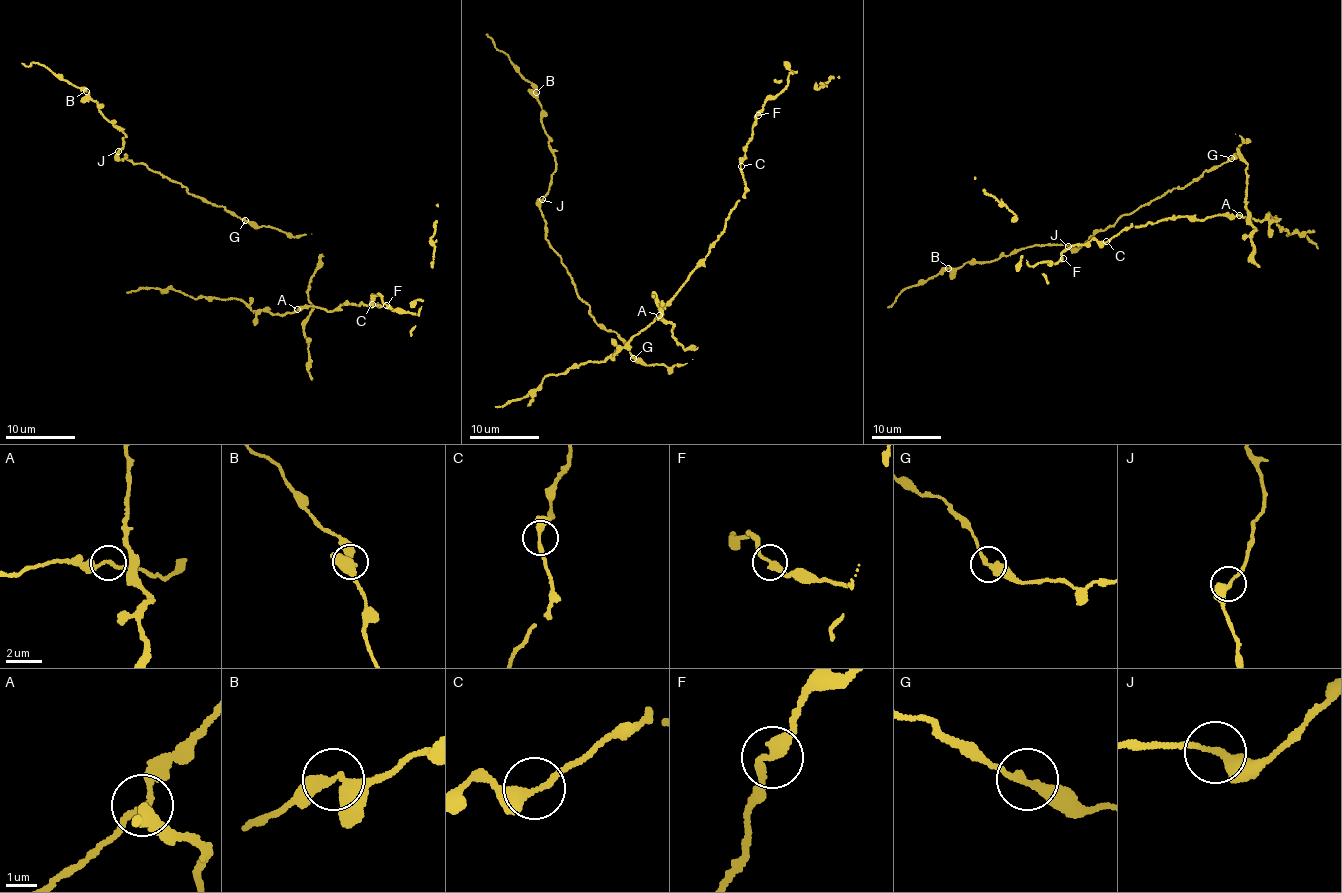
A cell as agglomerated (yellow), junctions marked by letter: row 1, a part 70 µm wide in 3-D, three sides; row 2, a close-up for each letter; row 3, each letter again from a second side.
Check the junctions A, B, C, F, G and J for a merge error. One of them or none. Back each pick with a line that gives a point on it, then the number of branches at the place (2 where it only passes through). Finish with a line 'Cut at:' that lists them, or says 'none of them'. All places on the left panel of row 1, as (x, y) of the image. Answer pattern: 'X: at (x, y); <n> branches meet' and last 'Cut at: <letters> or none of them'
Cut at: none of them

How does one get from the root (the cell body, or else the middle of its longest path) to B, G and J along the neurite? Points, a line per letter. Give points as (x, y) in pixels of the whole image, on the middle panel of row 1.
B: (692, 359), (647, 366), (619, 334), (595, 321), (578, 295), (546, 238), (539, 209), (556, 156), (535, 92)
G: (692, 359), (667, 368), (661, 365), (645, 366), (633, 358)
J: (692, 359), (669, 368), (647, 366), (619, 334), (595, 321), (546, 238), (542, 199)

